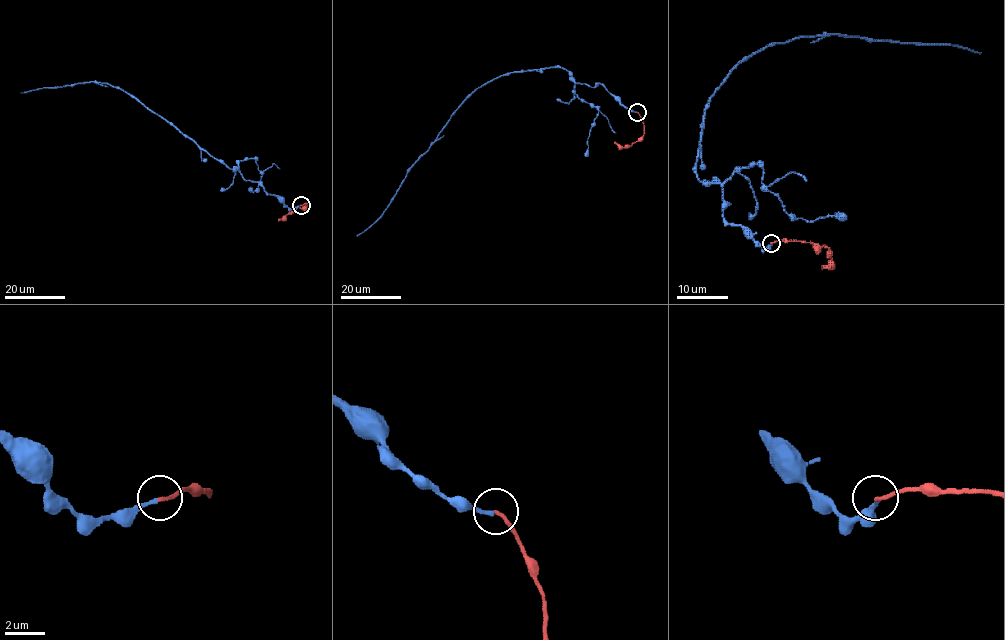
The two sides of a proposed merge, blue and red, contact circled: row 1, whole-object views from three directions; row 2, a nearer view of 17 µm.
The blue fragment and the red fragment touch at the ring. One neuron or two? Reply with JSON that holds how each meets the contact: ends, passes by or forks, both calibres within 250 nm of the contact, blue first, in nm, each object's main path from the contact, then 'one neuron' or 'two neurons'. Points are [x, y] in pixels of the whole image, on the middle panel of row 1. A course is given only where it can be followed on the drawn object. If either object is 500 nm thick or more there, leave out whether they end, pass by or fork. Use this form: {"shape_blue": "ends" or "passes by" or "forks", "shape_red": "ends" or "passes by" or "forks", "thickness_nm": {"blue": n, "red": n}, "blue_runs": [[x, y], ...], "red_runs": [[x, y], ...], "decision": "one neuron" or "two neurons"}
{"shape_blue": "ends", "shape_red": "ends", "thickness_nm": {"blue": 190, "red": 180}, "blue_runs": [[636, 111], [600, 83], [576, 82], [561, 67], [496, 77], [457, 109], [384, 212], [356, 235]], "red_runs": [[637, 111], [644, 124], [644, 135], [621, 148], [614, 142]], "decision": "one neuron"}

